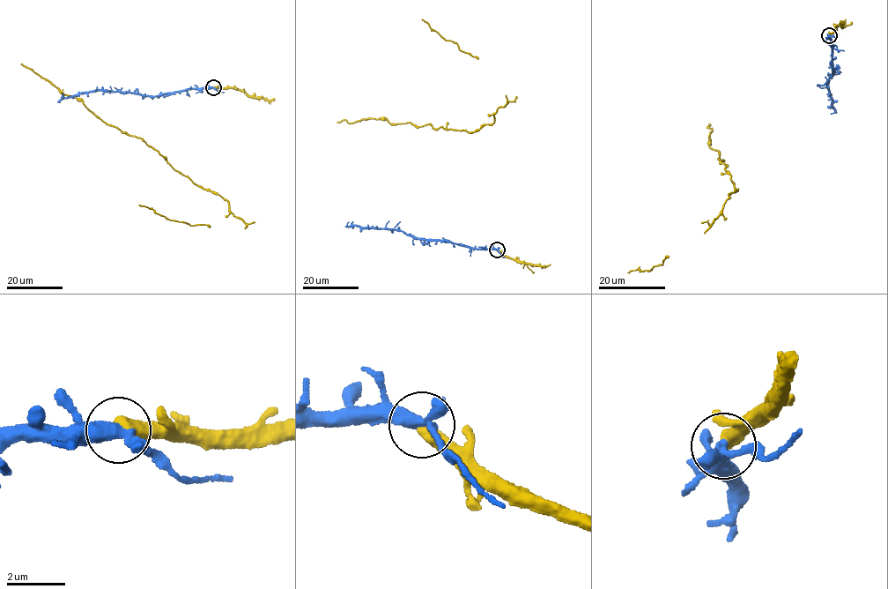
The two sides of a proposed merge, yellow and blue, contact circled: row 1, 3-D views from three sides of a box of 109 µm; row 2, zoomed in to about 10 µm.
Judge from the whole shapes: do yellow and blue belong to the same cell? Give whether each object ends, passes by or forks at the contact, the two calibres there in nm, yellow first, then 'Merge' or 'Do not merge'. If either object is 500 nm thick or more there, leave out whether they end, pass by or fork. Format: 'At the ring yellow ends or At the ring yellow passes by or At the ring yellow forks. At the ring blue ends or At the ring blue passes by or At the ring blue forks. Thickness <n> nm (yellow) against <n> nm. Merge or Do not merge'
Thickness 500 nm (yellow) against 320 nm. Merge

